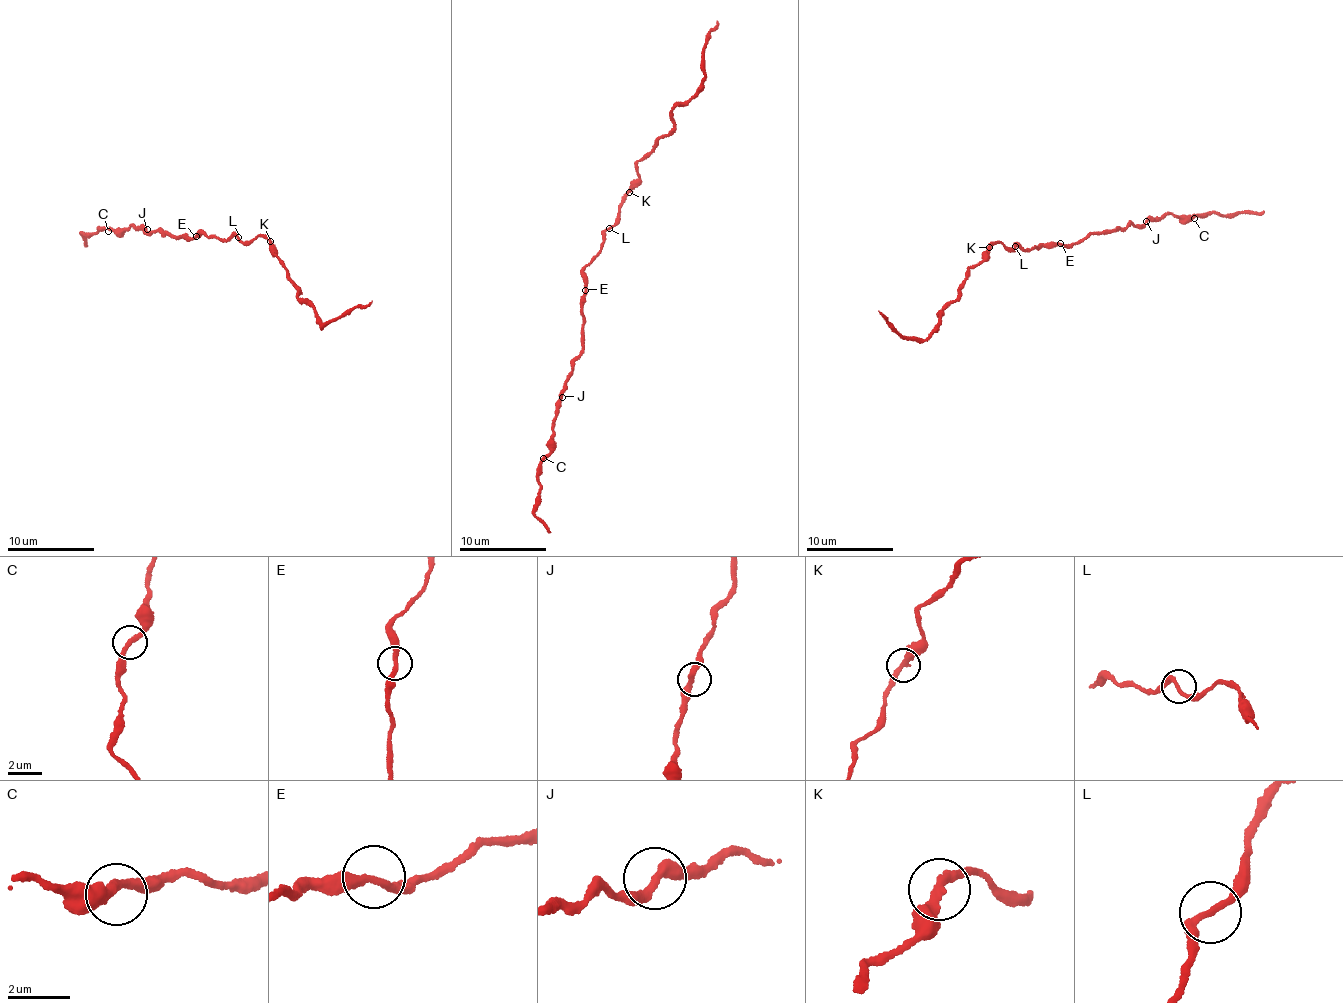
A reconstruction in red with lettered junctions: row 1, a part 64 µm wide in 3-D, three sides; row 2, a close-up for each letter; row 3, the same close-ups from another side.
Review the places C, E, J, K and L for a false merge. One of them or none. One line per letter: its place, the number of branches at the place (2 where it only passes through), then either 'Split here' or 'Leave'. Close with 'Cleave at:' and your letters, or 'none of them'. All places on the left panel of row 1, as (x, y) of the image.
C: Place: (108, 231). Branches: 2. Leave
E: Place: (196, 236). Branches: 2. Leave
J: Place: (147, 229). Branches: 2. Leave
K: Place: (270, 241). Branches: 2. Leave
L: Place: (238, 237). Branches: 2. Leave
Cleave at: none of them

